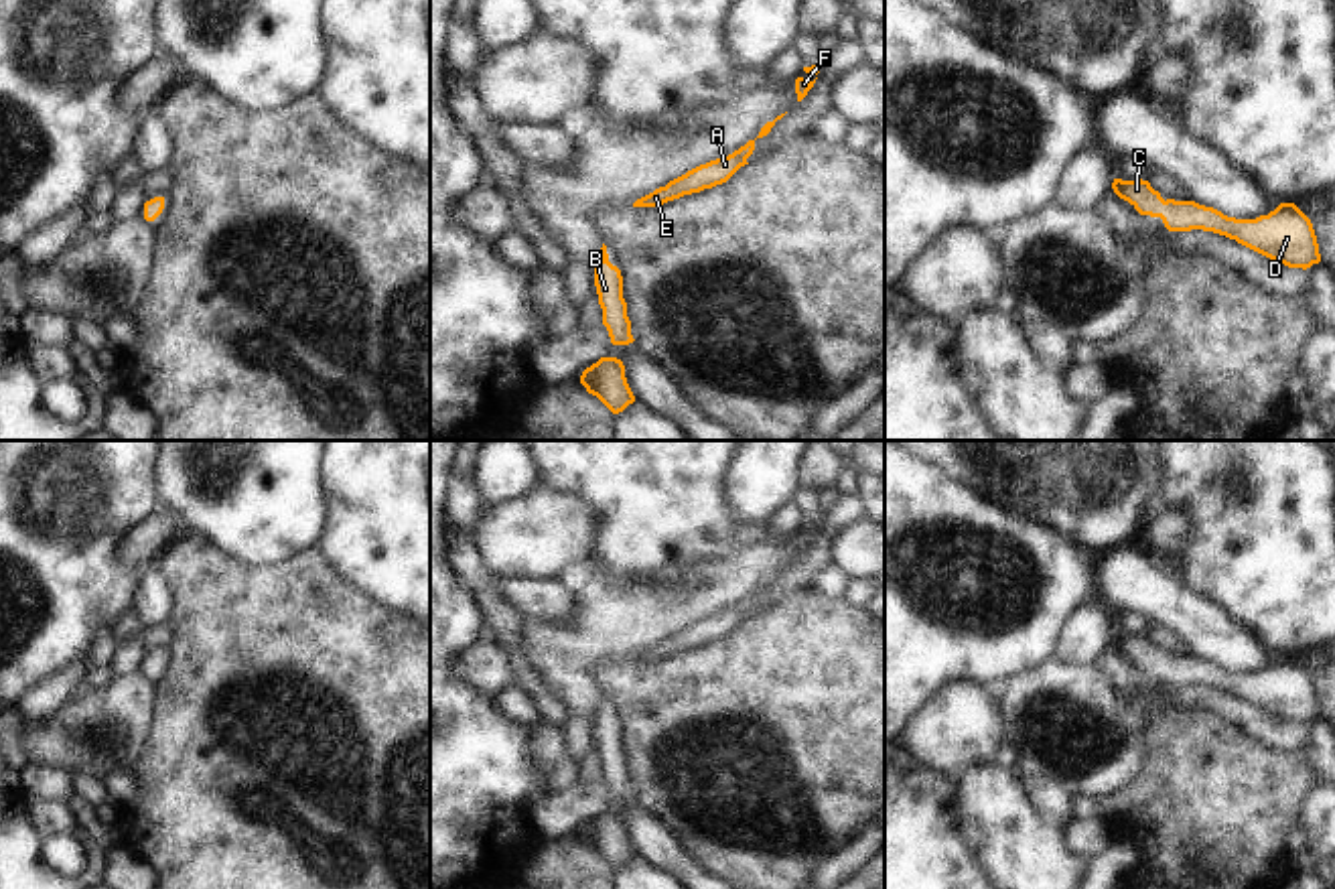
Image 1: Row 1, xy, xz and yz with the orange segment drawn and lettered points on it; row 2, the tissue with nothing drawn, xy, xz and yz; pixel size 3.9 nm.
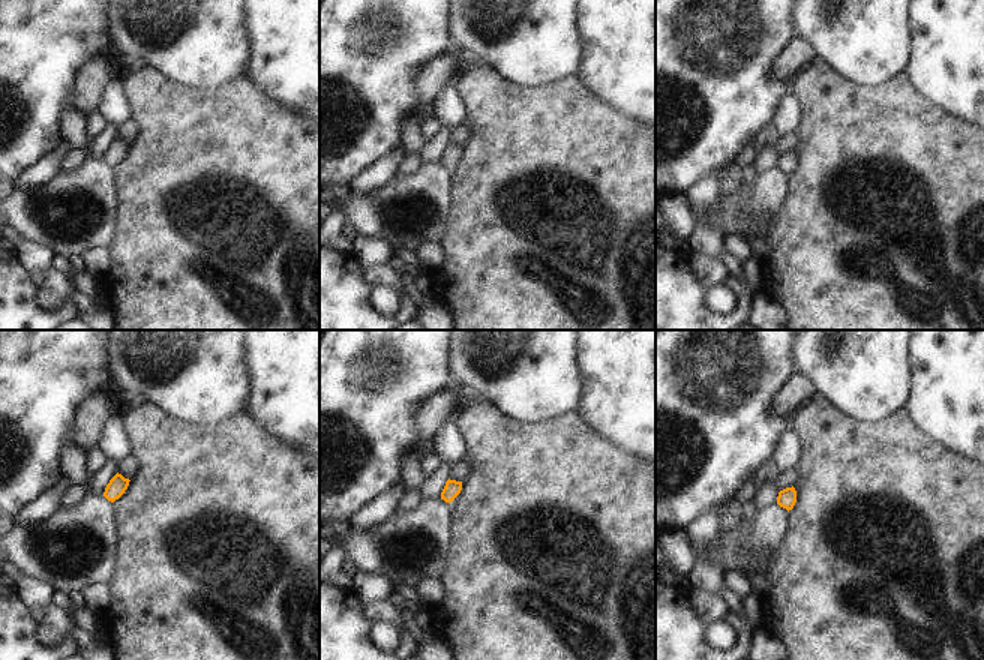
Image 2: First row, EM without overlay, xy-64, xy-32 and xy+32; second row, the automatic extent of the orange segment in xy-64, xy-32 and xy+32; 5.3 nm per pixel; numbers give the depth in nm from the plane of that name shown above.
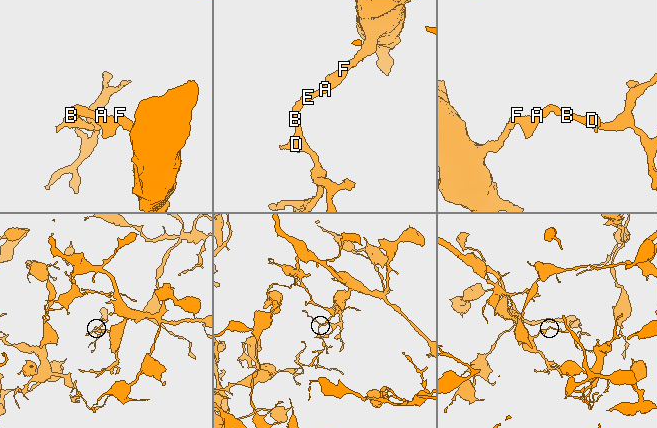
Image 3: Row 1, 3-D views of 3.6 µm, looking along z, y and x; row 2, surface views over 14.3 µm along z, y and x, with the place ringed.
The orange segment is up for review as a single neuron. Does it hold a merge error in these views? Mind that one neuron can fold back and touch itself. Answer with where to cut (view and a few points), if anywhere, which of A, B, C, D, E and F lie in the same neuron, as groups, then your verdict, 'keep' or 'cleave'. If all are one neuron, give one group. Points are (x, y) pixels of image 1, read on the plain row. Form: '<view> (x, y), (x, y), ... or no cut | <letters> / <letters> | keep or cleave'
no cut | A B C D E F | keep

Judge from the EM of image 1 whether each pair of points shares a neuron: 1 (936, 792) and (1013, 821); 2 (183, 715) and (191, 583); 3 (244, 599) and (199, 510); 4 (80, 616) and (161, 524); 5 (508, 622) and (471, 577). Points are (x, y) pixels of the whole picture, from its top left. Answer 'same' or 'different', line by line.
1: different
2: same
3: different
4: different
5: same

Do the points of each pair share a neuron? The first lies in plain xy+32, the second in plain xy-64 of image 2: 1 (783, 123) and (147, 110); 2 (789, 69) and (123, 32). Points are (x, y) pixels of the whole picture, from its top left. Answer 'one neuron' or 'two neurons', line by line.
1: two neurons
2: two neurons

